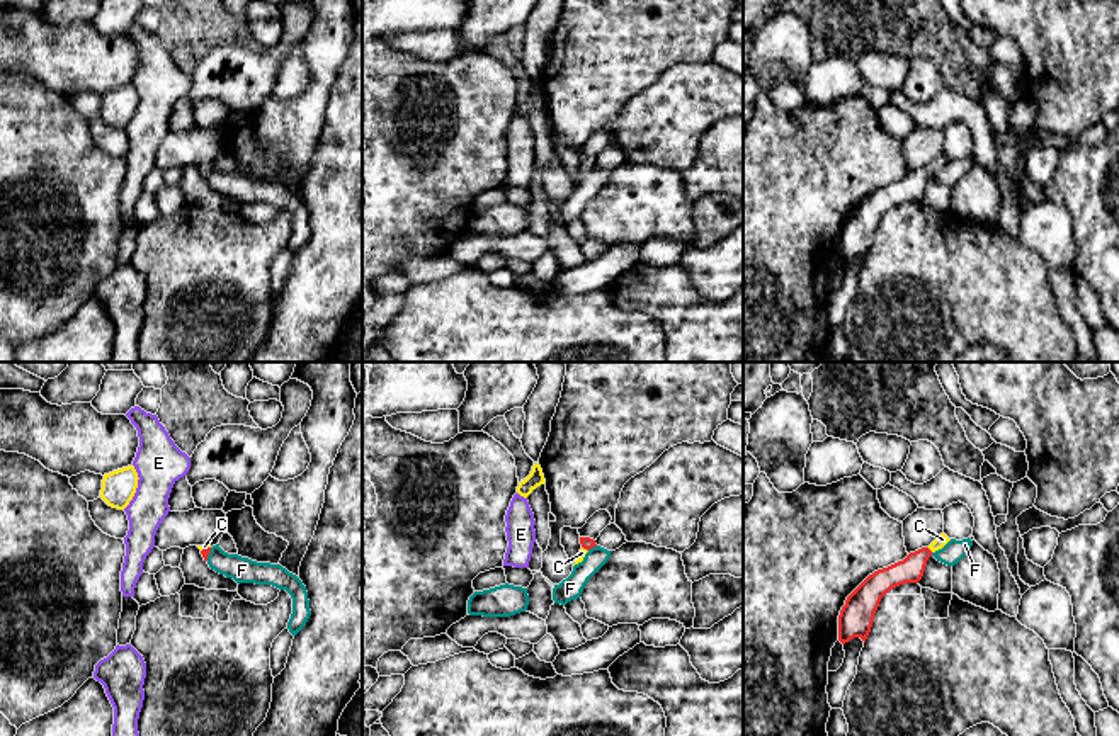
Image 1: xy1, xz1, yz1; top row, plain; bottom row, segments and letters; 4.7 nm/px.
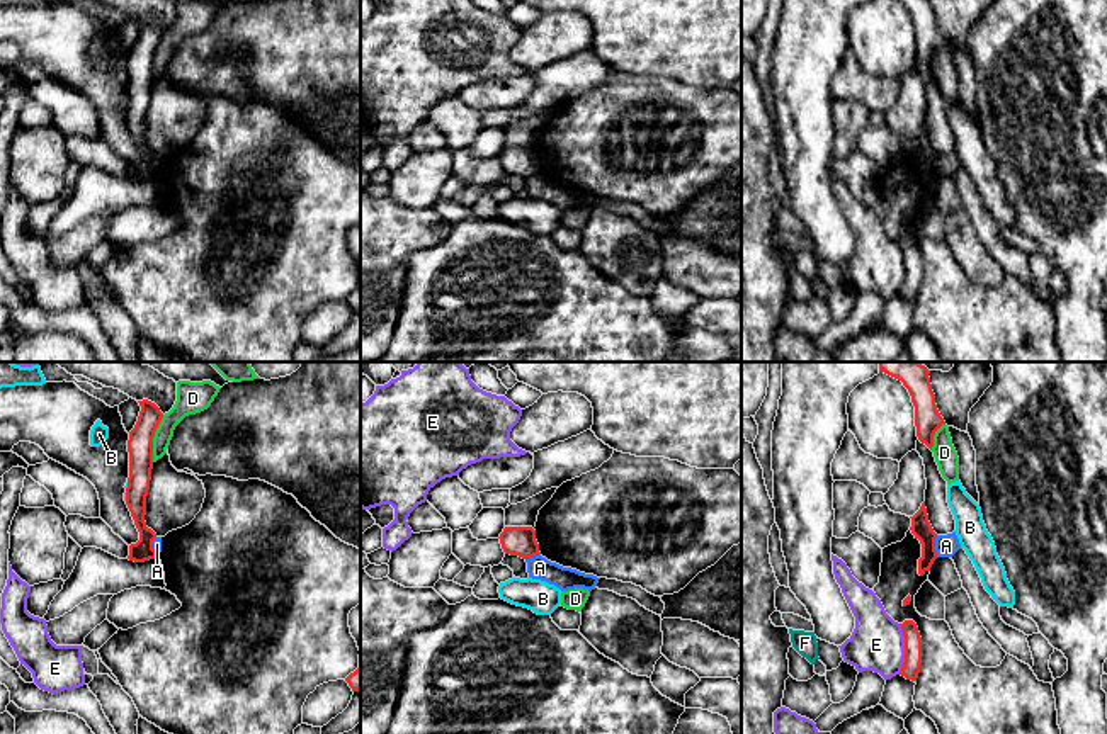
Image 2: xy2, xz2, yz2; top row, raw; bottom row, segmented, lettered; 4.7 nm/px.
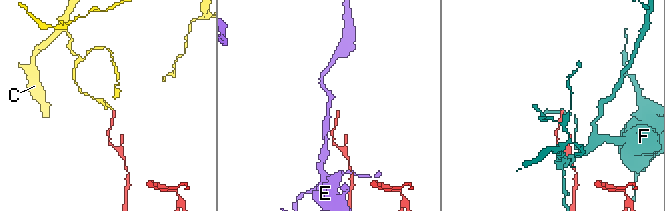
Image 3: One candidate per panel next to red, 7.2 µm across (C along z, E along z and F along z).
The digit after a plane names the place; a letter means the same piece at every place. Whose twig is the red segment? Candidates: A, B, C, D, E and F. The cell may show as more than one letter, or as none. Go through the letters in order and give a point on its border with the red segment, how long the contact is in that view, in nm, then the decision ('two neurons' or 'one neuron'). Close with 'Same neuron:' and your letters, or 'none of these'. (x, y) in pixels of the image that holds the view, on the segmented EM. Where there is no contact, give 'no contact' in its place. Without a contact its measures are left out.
A: contact yz2 (934, 546); length 100 nm; two neurons
B: contact xy2 (126, 496); length 40 nm; two neurons
C: contact yz1 (929, 549); length 40 nm; one neuron
D: contact xy2 (152, 439); length 240 nm; two neurons
E: contact yz2 (905, 649); length 240 nm; two neurons
F: contact xy1 (208, 554); length 70 nm; two neurons
Same neuron: C

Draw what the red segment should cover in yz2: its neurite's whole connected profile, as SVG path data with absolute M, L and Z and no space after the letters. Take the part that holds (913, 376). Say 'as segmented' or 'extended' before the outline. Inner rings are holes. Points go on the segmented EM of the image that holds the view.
as segmented; M879 362L879 372L901 381L908 389L915 406L917 437L932 450L934 435L945 421L935 404L928 377L930 370L920 362Z

